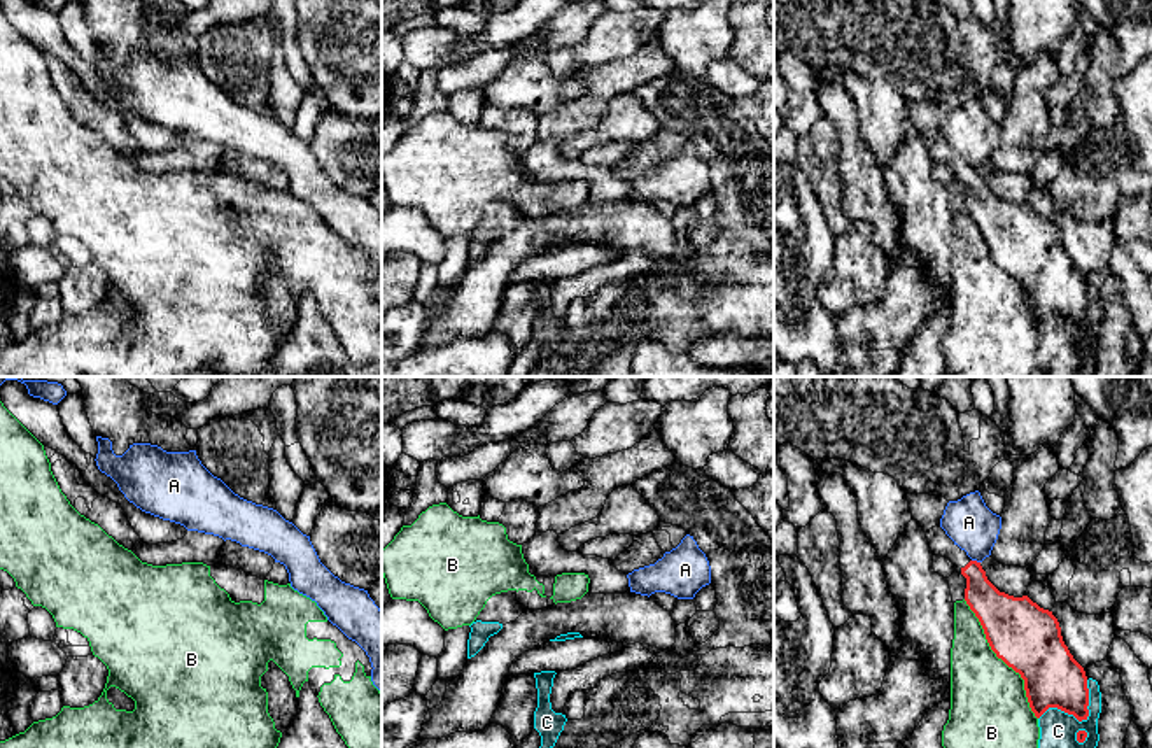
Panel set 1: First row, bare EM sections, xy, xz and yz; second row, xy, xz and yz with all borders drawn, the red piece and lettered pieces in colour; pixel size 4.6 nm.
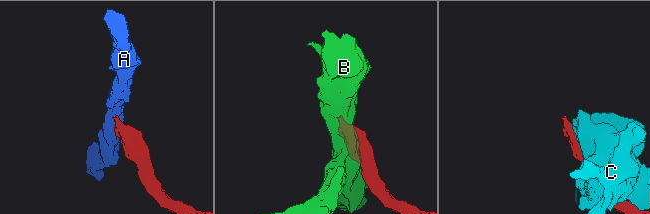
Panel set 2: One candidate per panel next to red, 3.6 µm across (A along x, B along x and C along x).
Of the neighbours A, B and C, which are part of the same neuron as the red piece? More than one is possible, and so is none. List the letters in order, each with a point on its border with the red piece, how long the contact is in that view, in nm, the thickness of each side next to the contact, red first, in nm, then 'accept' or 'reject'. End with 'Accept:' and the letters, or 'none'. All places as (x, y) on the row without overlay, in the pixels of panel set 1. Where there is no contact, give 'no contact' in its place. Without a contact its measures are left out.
A: meets red in yz at (976, 169); contact 40 nm long; 180 nm thick on the red side, 220 nm on the other; reject
B: meets red in yz at (1002, 267); contact 650 nm long; 300 nm thick on the red side, 360 nm on the other; reject
C: meets red in yz at (1081, 328); contact 300 nm long; 280 nm thick on the red side, 280 nm on the other; reject
Accept: none

